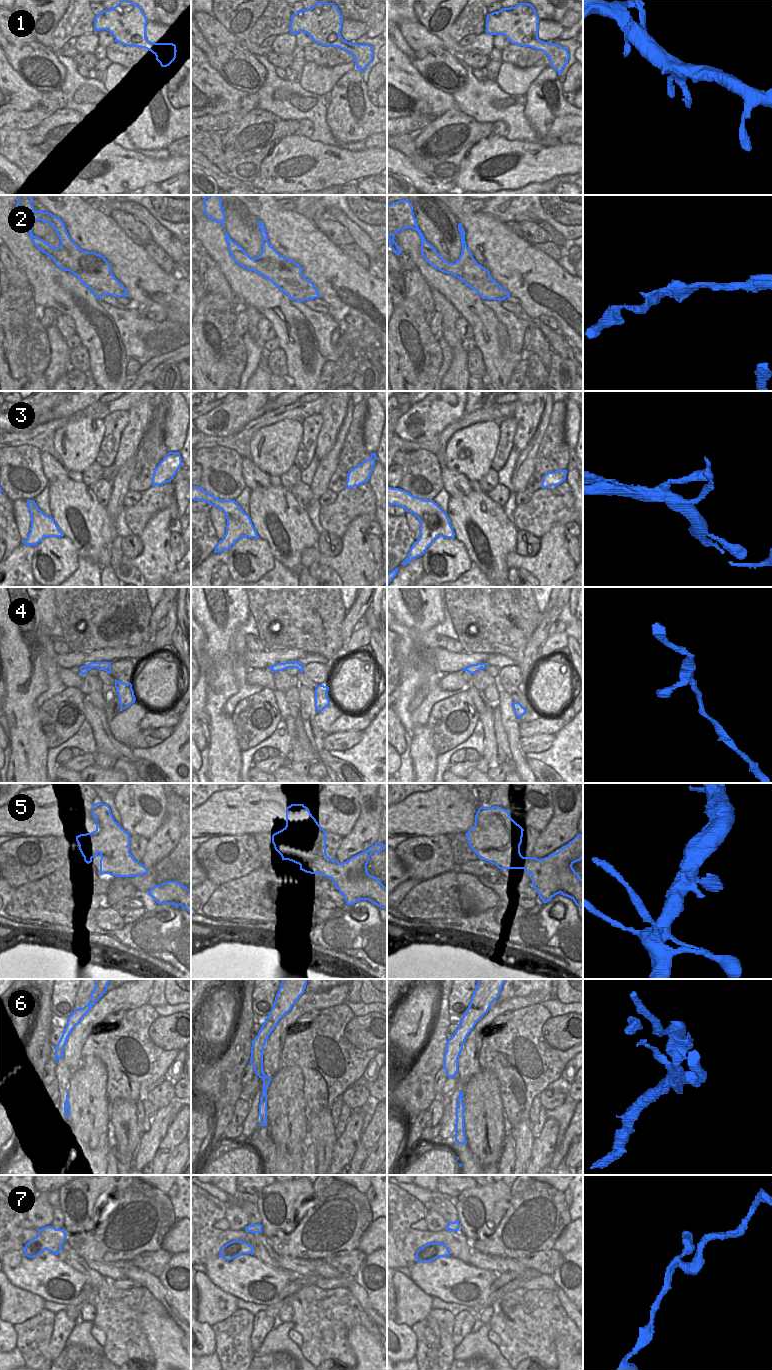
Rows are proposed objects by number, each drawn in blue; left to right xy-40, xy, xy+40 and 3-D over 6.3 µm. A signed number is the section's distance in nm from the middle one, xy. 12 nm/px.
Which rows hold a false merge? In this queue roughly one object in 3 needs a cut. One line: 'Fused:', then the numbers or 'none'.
Fused: 6

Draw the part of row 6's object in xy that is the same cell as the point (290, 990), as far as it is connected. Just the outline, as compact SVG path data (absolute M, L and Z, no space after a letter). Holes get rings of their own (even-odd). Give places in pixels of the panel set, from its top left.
M283 979L276 994L272 1009L258 1035L252 1040L250 1064L261 1078L263 1072L264 1045L279 1020L288 1013L299 997L305 992L308 979Z

